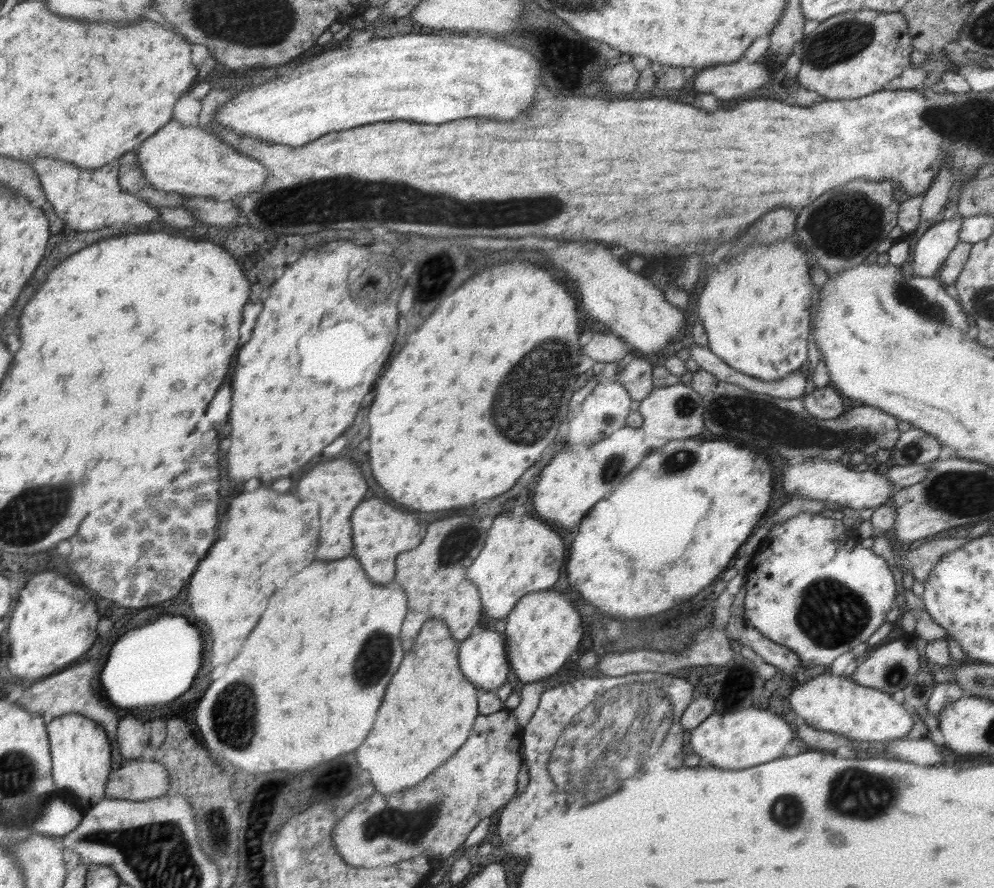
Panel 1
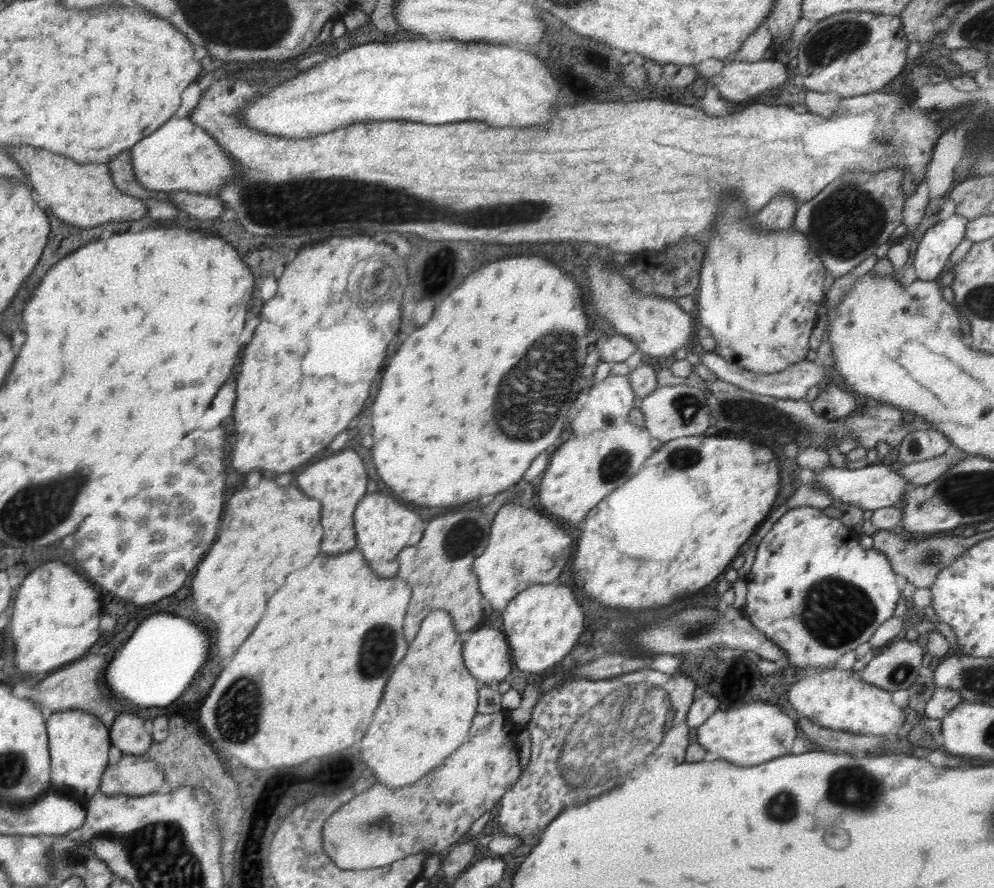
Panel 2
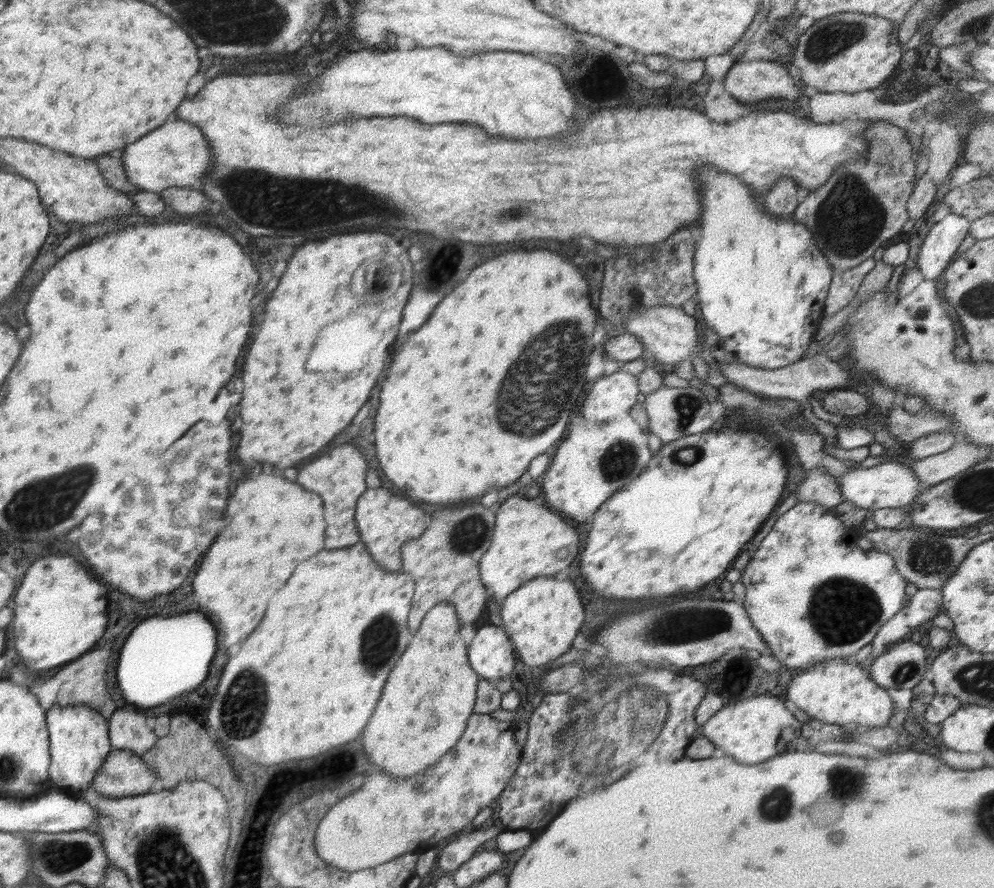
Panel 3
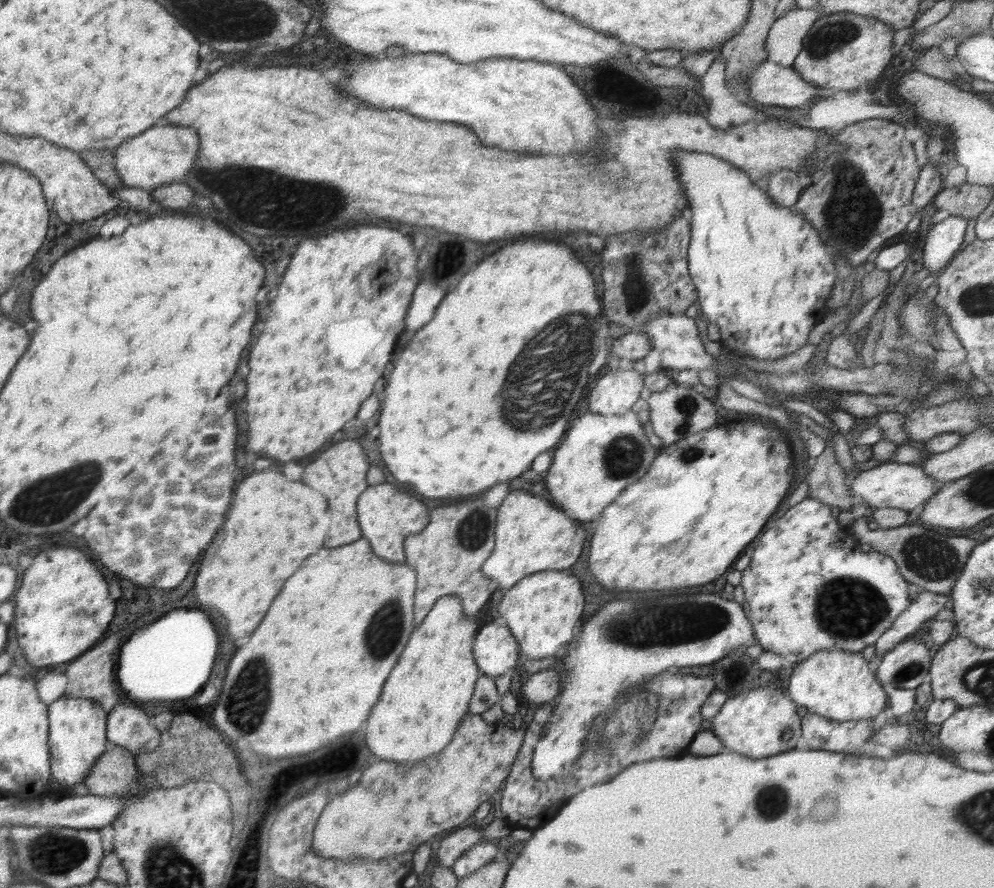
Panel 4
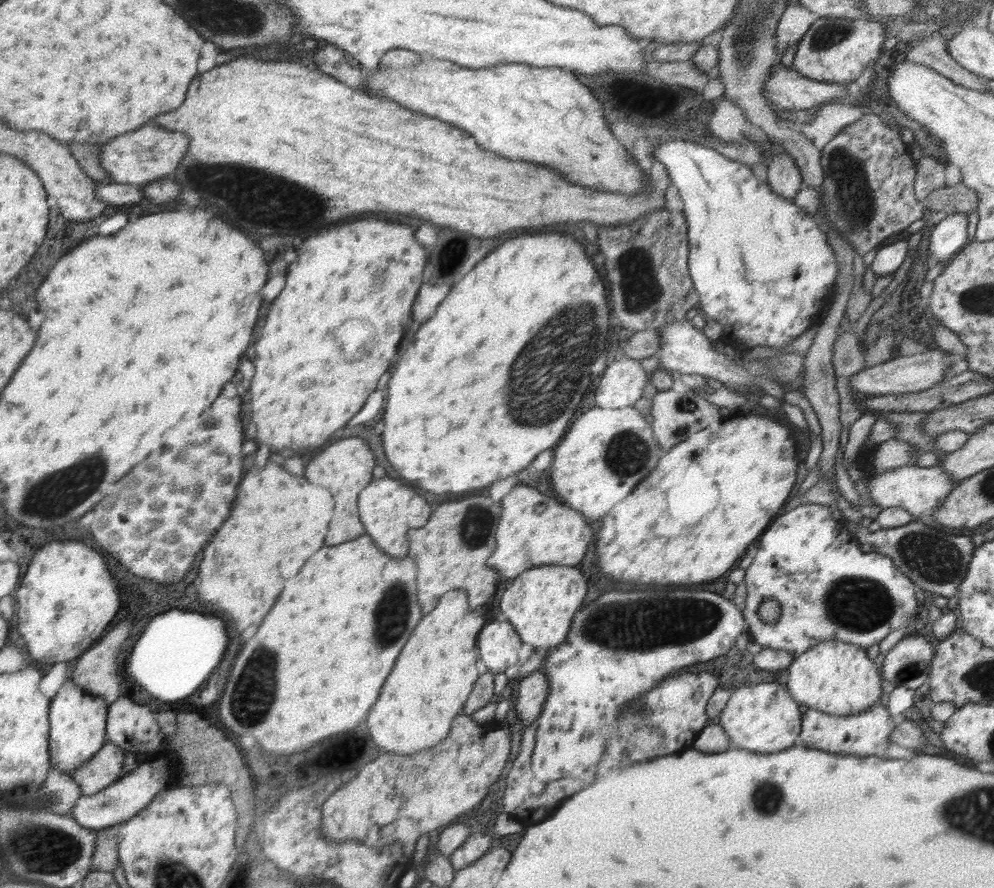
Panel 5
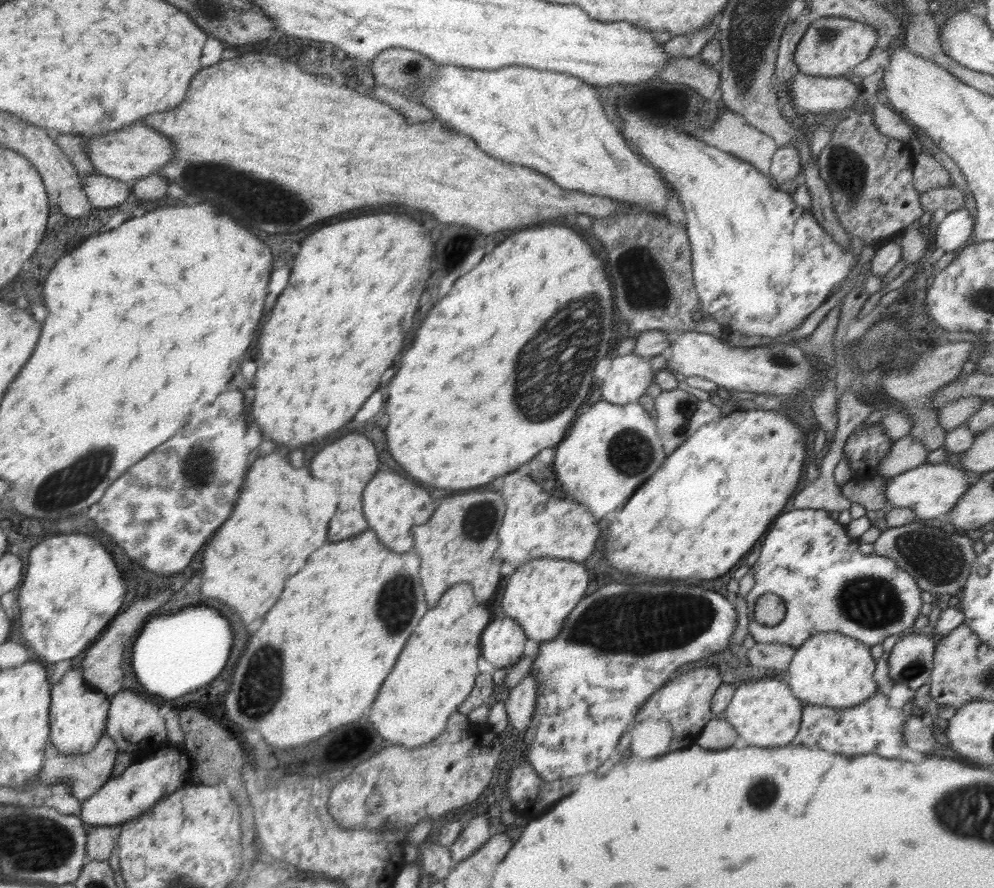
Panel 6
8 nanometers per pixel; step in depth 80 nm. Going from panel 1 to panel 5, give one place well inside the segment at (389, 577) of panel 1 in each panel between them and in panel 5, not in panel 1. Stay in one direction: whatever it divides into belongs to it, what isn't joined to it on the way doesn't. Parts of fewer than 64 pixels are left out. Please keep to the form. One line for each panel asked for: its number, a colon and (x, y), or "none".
2: (383, 526)
3: (385, 520)
4: (386, 515)
5: (388, 508)

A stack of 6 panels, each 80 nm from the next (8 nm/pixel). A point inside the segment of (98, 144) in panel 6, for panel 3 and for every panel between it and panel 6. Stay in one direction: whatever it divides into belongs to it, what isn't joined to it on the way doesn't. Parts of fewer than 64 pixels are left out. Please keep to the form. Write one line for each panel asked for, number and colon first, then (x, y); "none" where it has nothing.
3: (177, 154)
4: (163, 154)
5: (151, 152)

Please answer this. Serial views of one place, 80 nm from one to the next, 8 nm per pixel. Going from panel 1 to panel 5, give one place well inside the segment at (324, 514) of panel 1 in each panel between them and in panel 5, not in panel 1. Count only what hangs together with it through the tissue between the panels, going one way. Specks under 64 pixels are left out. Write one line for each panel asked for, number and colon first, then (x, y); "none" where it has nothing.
2: (338, 481)
3: (338, 476)
4: (340, 473)
5: (345, 467)

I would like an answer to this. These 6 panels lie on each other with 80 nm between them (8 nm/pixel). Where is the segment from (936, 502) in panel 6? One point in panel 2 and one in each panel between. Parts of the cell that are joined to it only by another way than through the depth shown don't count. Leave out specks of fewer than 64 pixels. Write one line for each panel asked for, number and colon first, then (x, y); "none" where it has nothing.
2: (874, 486)
3: (893, 484)
4: (897, 485)
5: (921, 490)

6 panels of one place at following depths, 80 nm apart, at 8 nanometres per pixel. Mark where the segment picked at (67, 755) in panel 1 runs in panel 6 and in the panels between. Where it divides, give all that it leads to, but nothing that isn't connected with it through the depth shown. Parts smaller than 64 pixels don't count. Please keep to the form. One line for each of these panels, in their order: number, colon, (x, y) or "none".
2: (79, 742)
3: (79, 734)
4: (78, 726)
5: (78, 720)
6: (78, 714)

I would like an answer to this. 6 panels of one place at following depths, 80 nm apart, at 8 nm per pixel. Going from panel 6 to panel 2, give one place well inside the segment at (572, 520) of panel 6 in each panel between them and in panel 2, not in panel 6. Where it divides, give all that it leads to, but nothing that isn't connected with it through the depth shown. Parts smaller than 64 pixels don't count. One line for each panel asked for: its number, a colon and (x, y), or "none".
2: (526, 548)
3: (530, 540)
4: (532, 535)
5: (529, 534)

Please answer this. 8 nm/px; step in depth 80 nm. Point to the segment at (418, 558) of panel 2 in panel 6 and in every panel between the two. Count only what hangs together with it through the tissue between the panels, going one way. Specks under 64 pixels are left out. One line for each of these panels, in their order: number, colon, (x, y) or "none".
3: (443, 561)
4: (448, 555)
5: (451, 550)
6: (456, 545)

